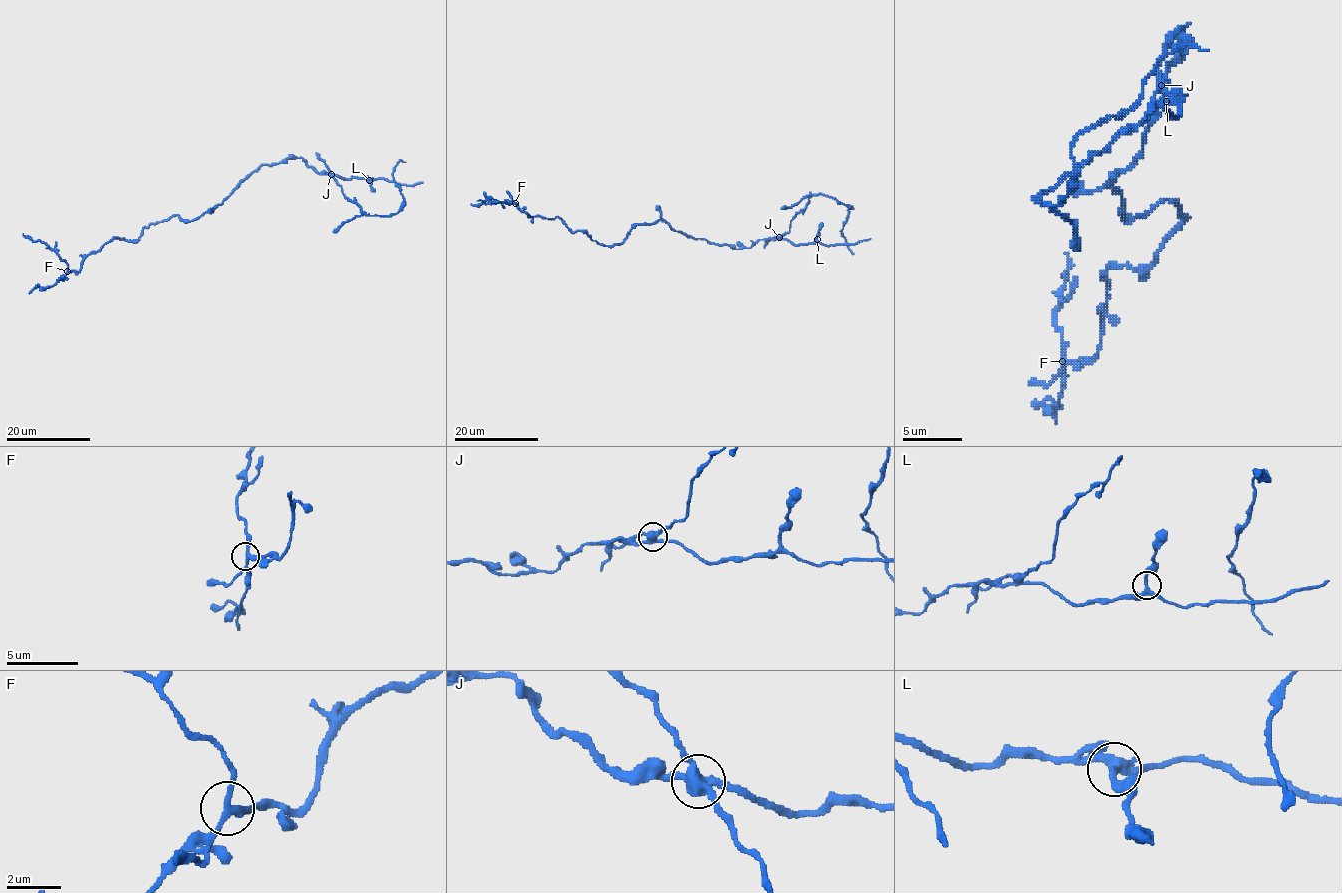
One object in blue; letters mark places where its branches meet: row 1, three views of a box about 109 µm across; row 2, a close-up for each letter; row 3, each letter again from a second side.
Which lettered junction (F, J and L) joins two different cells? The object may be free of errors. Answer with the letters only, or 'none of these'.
J

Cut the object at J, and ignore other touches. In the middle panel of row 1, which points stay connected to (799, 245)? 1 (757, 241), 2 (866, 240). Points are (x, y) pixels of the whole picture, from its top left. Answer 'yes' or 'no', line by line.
1: yes
2: yes

